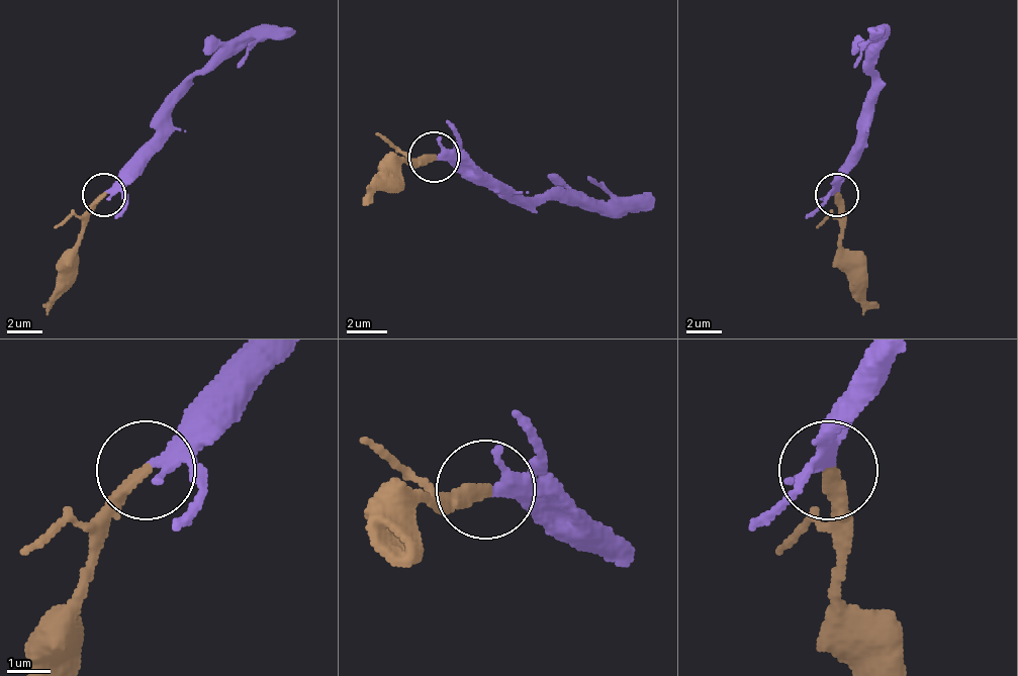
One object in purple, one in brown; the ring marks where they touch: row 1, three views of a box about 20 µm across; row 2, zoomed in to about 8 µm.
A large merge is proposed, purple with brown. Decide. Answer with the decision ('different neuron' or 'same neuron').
same neuron

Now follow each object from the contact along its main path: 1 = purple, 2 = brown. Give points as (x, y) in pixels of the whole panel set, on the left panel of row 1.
1: (105, 191), (179, 91), (254, 38), (258, 42), (237, 69)
2: (105, 195), (83, 226), (74, 266), (48, 309)

